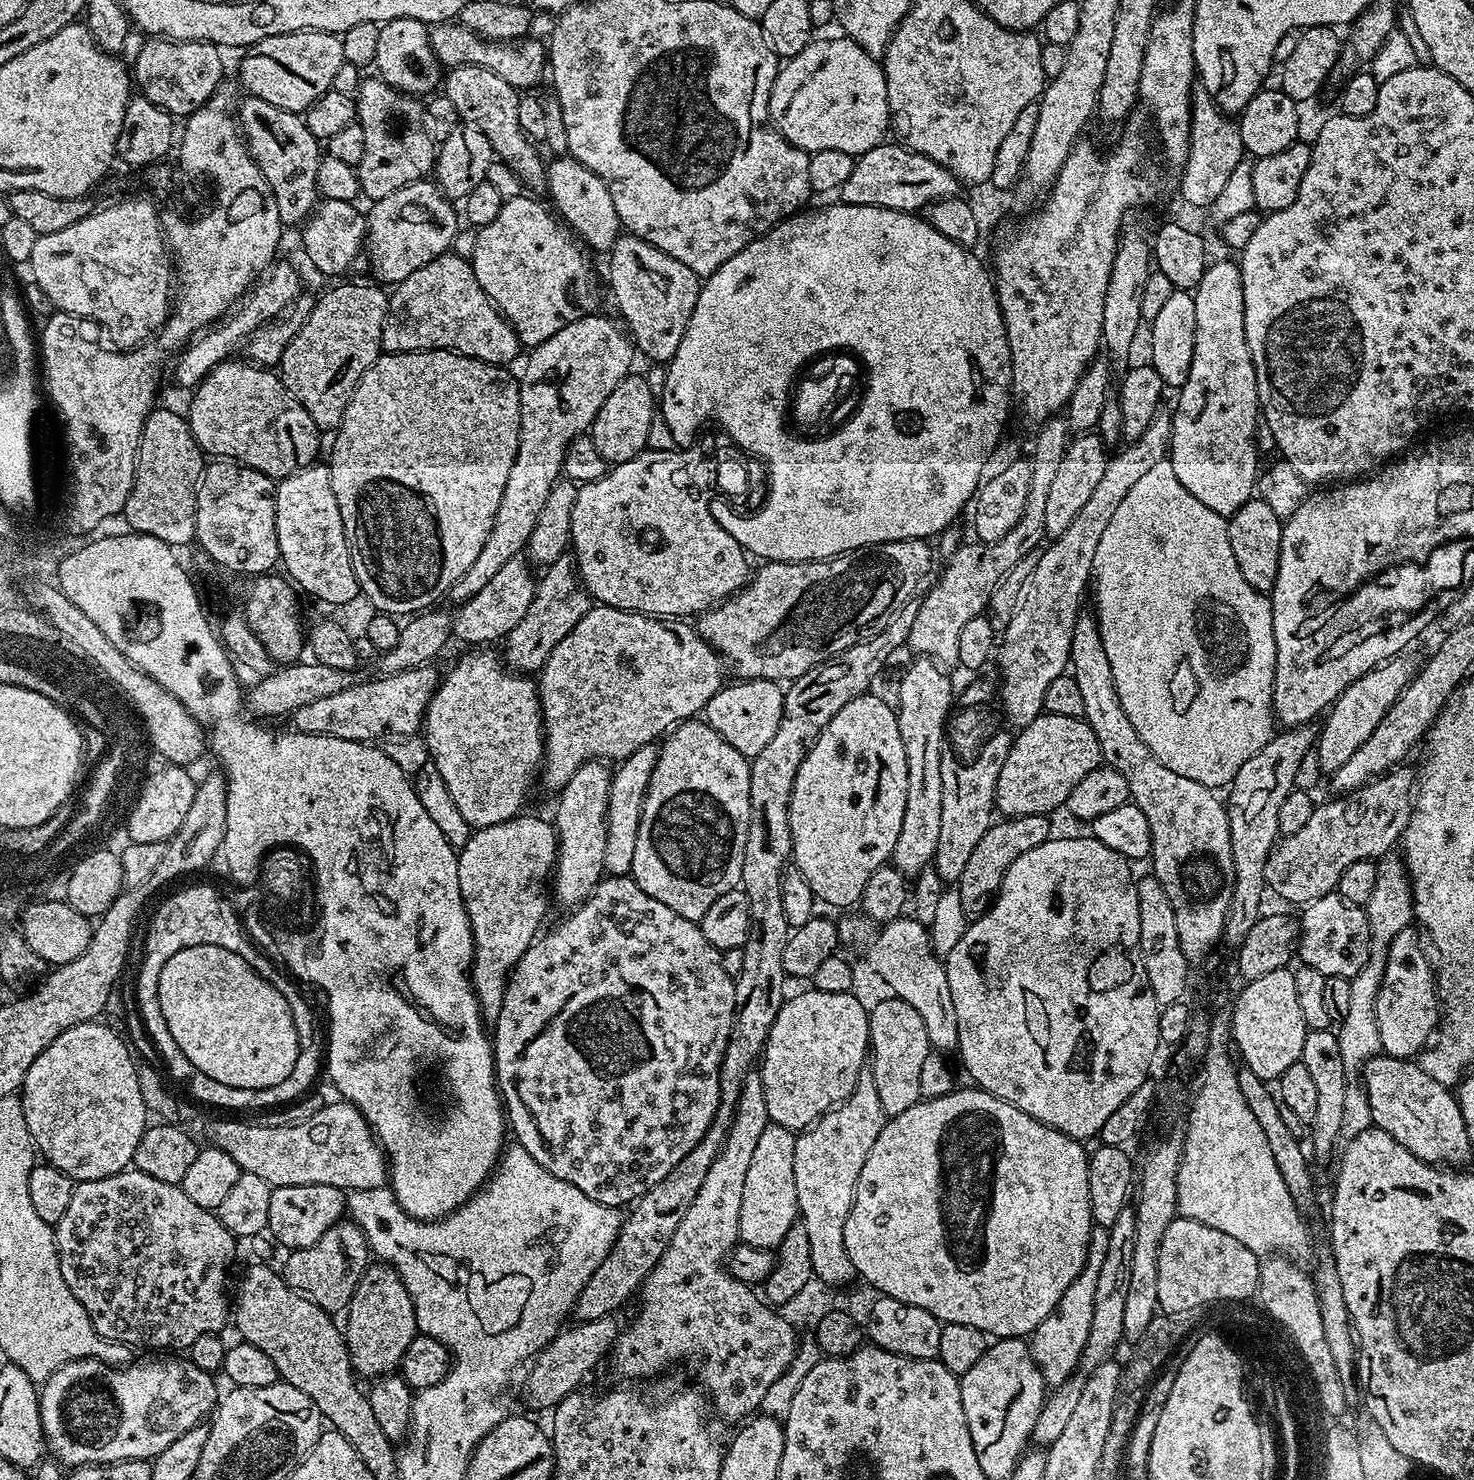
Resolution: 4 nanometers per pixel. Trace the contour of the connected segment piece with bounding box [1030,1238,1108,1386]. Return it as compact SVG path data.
M1093 1238L1088 1244L1086 1262L1078 1278L1074 1278L1074 1282L1066 1286L1066 1294L1058 1298L1058 1306L1050 1310L1050 1314L1031 1334L1032 1357L1042 1374L1045 1385L1057 1386L1066 1382L1066 1378L1070 1378L1070 1374L1076 1371L1078 1362L1082 1358L1086 1337L1090 1335L1090 1322L1094 1318L1094 1293L1102 1261L1106 1258L1107 1245L1107 1239Z

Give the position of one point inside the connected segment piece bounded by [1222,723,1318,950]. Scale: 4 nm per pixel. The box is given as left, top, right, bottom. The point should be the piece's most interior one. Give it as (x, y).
(1265, 780)

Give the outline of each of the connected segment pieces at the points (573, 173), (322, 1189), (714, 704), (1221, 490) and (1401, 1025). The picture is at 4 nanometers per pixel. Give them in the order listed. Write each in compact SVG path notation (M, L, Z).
M567 154L557 155L552 161L553 164L551 162L547 165L546 189L547 195L552 195L551 207L589 249L592 247L596 252L607 253L621 235L622 225L616 217L614 202L610 198L610 190L606 190L606 182L602 182L602 178L594 174L594 170L582 166L582 162Z
M311 1184L310 1186L282 1186L273 1188L270 1194L270 1218L267 1231L284 1247L295 1250L314 1246L330 1226L334 1226L346 1212L346 1192L329 1184Z
M740 680L735 683L720 687L718 694L714 694L704 707L702 716L708 725L722 734L722 738L726 738L726 742L730 742L730 746L734 746L734 750L738 750L738 754L751 758L770 743L770 738L774 738L778 730L778 722L782 722L785 689L774 680Z
M1213 259L1202 274L1202 282L1194 290L1194 314L1198 318L1194 340L1194 358L1190 366L1188 381L1178 389L1180 396L1172 412L1172 438L1170 459L1178 482L1202 506L1214 510L1222 517L1233 516L1247 500L1253 499L1257 491L1258 469L1256 470L1256 426L1261 419L1258 382L1250 346L1246 342L1244 325L1244 299L1242 298L1242 274L1235 259Z
M1409 926L1400 931L1398 938L1394 938L1386 958L1386 970L1382 974L1382 986L1378 990L1378 998L1376 999L1378 1038L1381 1049L1389 1056L1415 1057L1425 1047L1426 1041L1424 1039L1428 1035L1430 1035L1429 1037L1433 1035L1442 1016L1442 1001L1438 995L1438 980L1434 975L1434 964L1432 968L1427 954L1424 953L1423 946L1420 945L1419 935L1421 936L1421 933L1415 927Z

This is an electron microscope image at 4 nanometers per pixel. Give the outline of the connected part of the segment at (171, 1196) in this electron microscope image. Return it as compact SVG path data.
M125 1170L110 1178L101 1180L82 1180L76 1184L74 1198L70 1198L70 1206L66 1214L54 1225L56 1233L56 1249L60 1259L62 1278L66 1278L66 1286L82 1302L96 1334L103 1340L111 1340L139 1348L180 1348L187 1350L191 1344L203 1336L223 1333L224 1323L230 1320L230 1284L228 1288L228 1267L236 1256L237 1237L233 1236L226 1226L216 1217L215 1211L198 1206L180 1189L179 1184L158 1182L158 1178L150 1178L150 1174L142 1174L135 1170Z

